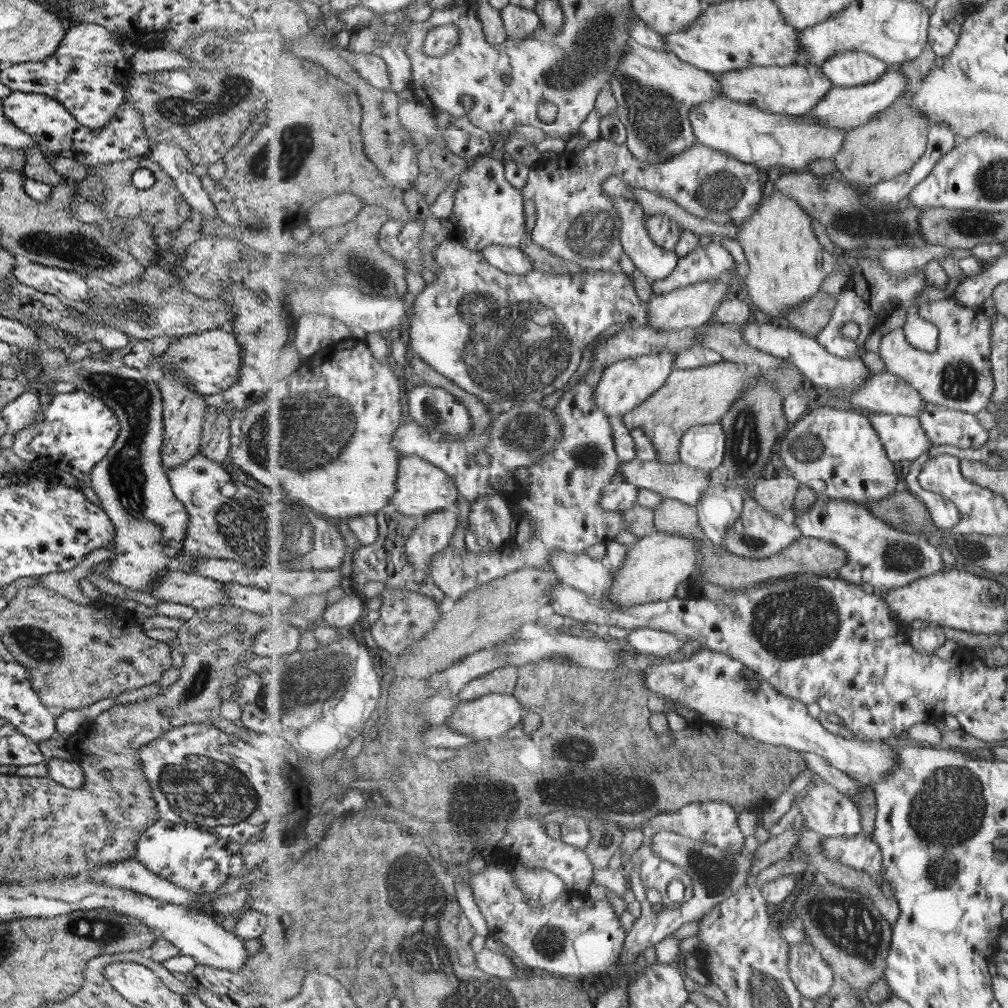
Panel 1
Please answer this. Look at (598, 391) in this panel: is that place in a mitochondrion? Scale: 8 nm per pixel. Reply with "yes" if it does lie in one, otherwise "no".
no

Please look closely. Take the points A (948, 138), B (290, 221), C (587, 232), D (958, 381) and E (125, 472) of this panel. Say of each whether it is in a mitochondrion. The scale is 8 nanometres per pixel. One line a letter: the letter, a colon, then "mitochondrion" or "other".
A: other
B: other
C: mitochondrion
D: mitochondrion
E: mitochondrion

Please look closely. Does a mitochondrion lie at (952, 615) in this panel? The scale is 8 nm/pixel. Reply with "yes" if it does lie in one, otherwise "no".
no

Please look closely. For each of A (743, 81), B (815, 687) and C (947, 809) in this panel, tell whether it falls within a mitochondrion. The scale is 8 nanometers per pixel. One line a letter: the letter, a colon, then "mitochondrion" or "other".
A: other
B: other
C: mitochondrion

